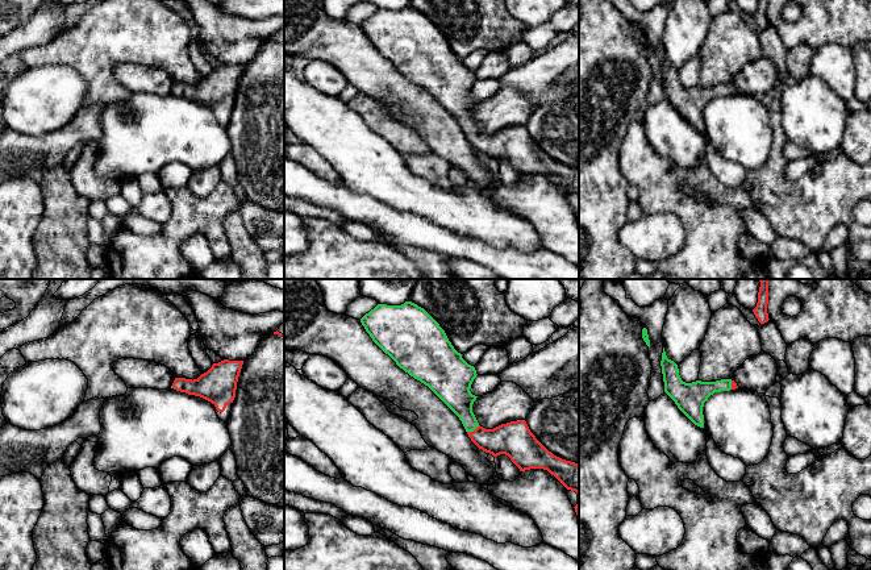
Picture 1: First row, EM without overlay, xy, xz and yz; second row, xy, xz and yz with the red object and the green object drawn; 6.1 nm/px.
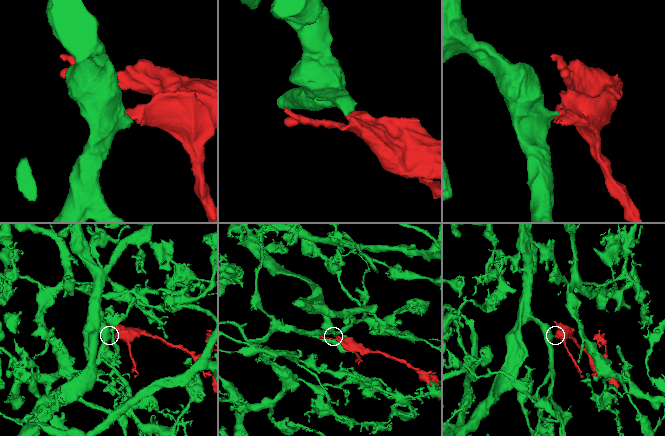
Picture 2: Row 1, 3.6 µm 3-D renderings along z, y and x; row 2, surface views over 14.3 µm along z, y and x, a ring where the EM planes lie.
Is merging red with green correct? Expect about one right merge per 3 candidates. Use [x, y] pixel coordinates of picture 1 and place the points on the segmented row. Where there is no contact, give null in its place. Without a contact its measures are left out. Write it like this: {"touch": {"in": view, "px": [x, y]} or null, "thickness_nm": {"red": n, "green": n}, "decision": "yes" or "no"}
{"touch": {"in": "xz", "px": [474, 431]}, "thickness_nm": {"red": 220, "green": 170}, "decision": "yes"}

